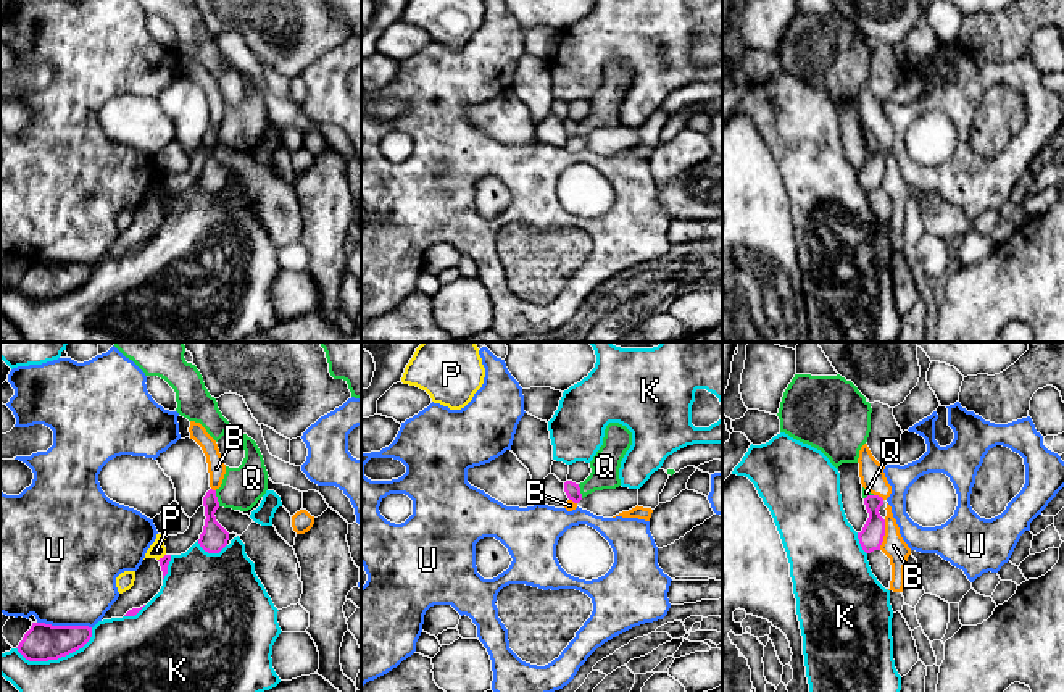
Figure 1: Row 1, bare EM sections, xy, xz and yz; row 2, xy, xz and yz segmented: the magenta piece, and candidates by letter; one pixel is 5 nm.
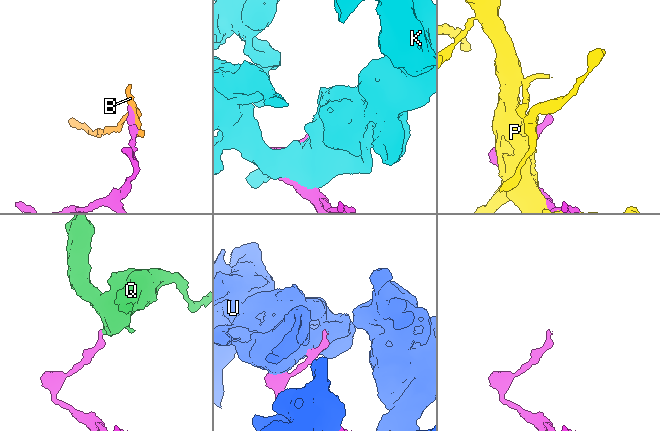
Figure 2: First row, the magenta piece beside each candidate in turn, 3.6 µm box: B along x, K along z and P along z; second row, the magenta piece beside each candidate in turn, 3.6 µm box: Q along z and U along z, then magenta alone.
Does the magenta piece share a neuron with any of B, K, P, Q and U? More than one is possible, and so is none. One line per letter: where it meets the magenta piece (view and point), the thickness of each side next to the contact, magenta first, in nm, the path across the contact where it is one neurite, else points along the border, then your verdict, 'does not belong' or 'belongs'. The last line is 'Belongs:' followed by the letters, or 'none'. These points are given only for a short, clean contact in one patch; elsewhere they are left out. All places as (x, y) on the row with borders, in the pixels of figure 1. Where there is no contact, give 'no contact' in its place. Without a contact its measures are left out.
B: contact yz (884, 534); calibres 120 and 120 nm; border yz (885, 520), (885, 534), (879, 549); does not belong
K: contact xy (58, 657); calibres 190 and 300 nm; does not belong
P: contact xy (163, 557); calibres 50 and 80 nm; does not belong
Q: contact xy (216, 499); calibres 140 and 200 nm; way xy (213, 539), (210, 505), (216, 499), (242, 487); belongs
U: contact xy (65, 626); calibres 190 and 500 nm; does not belong
Belongs: Q

